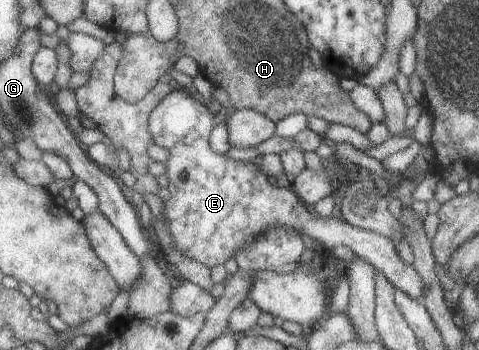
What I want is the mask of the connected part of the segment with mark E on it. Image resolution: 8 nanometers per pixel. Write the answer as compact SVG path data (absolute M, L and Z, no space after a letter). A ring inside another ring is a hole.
M173 89L150 114L150 131L154 136L154 143L163 146L170 152L165 164L167 165L166 176L170 180L168 188L171 191L171 196L164 201L165 218L174 238L174 242L169 244L169 247L175 247L176 251L212 269L214 266L225 264L229 259L234 258L237 250L242 249L242 246L250 243L270 226L287 227L296 230L299 235L309 236L324 255L339 244L347 246L354 255L381 272L395 289L402 290L412 299L422 297L424 284L421 277L411 265L404 263L398 257L390 238L351 226L342 220L313 216L313 213L309 214L305 210L304 203L294 191L267 184L265 174L253 161L238 161L215 152L210 147L210 136L214 129L213 126L215 126L213 124L215 120L207 107L203 101L199 101L199 97L196 95Z

